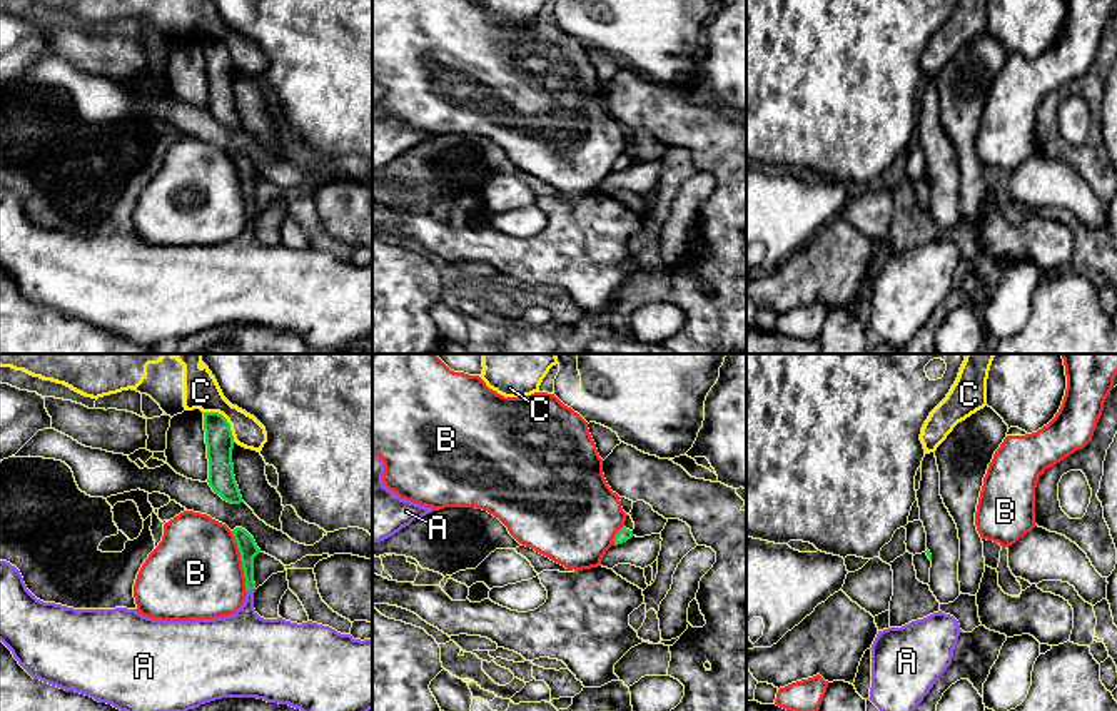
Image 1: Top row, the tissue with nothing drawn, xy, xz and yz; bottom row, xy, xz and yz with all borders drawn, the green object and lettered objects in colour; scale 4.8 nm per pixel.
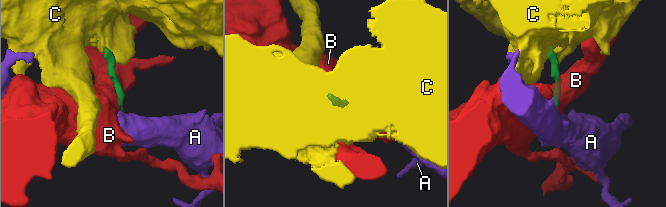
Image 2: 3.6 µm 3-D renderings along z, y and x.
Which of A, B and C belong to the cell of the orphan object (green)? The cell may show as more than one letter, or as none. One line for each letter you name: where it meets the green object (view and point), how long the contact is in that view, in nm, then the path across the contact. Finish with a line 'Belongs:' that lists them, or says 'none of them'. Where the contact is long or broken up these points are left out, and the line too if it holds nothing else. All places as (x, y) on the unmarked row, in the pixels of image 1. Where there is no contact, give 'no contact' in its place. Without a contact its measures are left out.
A: meets green in xy at (251, 214); contact 40 nm long; runs through xy (247, 174), (251, 214), (246, 237), (246, 266)
Belongs: A

